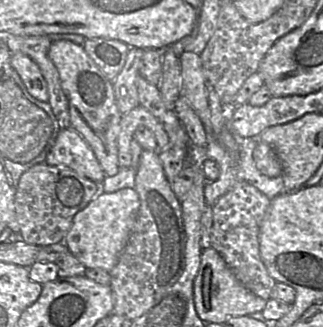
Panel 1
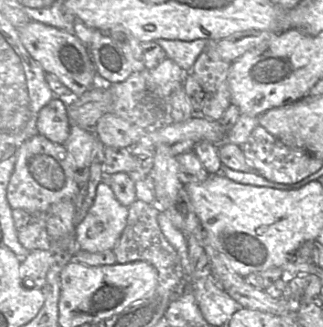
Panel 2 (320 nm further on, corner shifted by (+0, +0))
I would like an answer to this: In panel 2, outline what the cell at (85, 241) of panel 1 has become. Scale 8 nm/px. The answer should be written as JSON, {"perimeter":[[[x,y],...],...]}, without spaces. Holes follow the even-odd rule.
{"perimeter":[[[101,182],[92,206],[75,227],[78,248],[91,253],[113,250],[126,227],[127,216],[128,207],[116,199],[107,182]]]}

